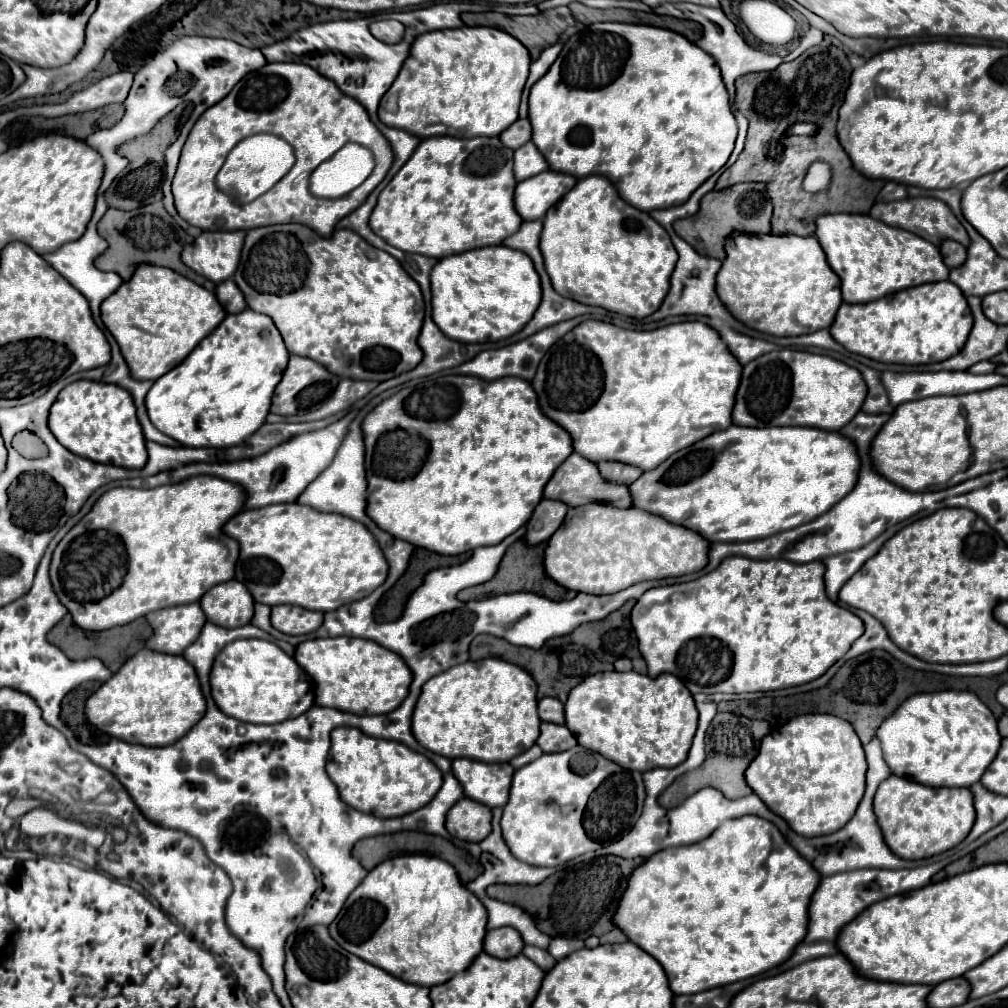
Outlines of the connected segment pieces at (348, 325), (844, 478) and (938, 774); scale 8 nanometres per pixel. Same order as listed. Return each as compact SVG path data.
M271 225L271 227L257 227L247 231L245 237L245 245L241 251L241 263L235 271L235 283L239 285L239 289L245 295L247 305L263 315L269 315L273 319L273 323L277 325L287 351L293 355L301 355L301 357L309 357L317 363L321 363L323 367L327 367L331 373L339 375L339 377L347 377L347 379L365 379L365 381L387 381L395 375L401 375L403 371L411 371L415 369L415 365L419 365L423 351L417 345L417 337L419 337L419 329L423 325L423 295L419 285L405 273L405 269L399 265L399 261L395 257L391 257L389 253L375 249L373 245L369 245L367 241L363 241L363 237L359 237L355 231L351 229L339 229L333 233L333 237L319 237L315 231L311 231L305 225Z
M731 425L723 431L715 431L715 433L707 435L705 439L693 443L691 447L685 447L685 449L673 453L669 459L659 463L655 469L645 471L637 481L633 481L629 485L629 491L631 491L633 507L647 511L647 513L653 513L653 515L659 515L659 517L667 519L669 523L693 529L695 533L705 537L709 543L753 541L753 539L765 539L765 537L771 537L775 533L799 527L799 525L813 521L815 517L827 513L827 509L831 509L831 505L839 503L841 497L845 497L847 491L851 491L855 487L855 473L859 473L859 457L855 457L855 445L851 445L851 441L839 437L839 433L835 433L835 431L823 431L823 429L813 429L813 427L763 427L763 429L755 429L755 427Z
M969 691L917 693L877 729L891 773L927 787L971 787L995 759L1001 735L989 707Z

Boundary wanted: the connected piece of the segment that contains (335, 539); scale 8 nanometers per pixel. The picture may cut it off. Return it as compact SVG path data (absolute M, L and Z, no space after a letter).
M281 503L239 511L227 521L227 525L223 525L223 533L233 537L241 549L235 579L247 587L255 603L263 603L269 607L287 603L327 613L341 605L367 597L387 579L385 557L383 553L379 553L379 545L375 545L375 539L363 525L351 521L349 517L315 511L307 505Z

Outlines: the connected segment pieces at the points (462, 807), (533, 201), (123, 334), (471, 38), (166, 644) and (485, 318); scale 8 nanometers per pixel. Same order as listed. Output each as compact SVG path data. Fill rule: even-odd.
M465 797L447 813L445 827L451 837L479 843L491 833L491 809Z
M551 169L529 177L515 187L515 209L523 221L541 219L549 207L553 207L573 185L575 177L555 173Z
M139 265L133 277L101 303L101 321L119 343L131 375L139 381L155 381L179 365L225 315L213 293L173 269L157 265Z
M459 27L423 33L413 41L403 69L399 71L391 89L383 95L379 105L379 119L387 127L403 129L421 139L433 135L457 135L467 139L479 135L501 135L503 129L507 129L517 117L521 91L529 75L529 65L531 57L525 45L495 27Z
M199 603L153 611L147 615L147 623L151 625L153 635L145 641L145 647L157 653L183 655L183 651L199 637L205 621L207 619Z
M505 245L473 249L441 259L431 271L433 321L453 341L505 339L527 325L539 307L539 275L533 261Z

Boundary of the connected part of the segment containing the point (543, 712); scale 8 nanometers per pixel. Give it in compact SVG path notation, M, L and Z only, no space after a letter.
M545 697L539 701L539 717L542 722L564 724L564 704L555 697Z

